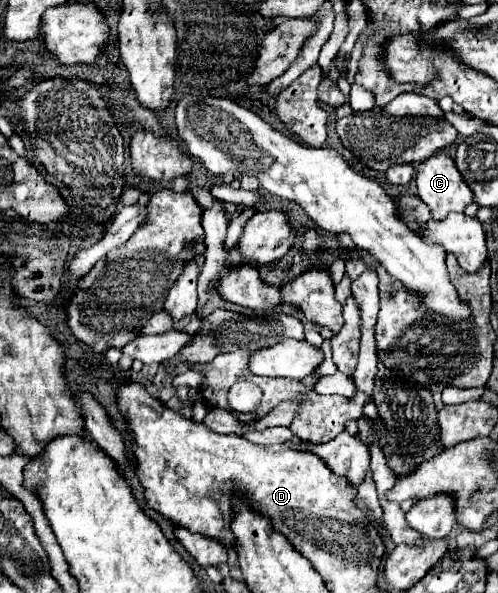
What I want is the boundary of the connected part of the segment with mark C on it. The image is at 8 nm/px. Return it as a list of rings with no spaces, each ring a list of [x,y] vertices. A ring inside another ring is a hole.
[[[436,152],[416,168],[418,196],[430,208],[436,220],[446,218],[450,212],[464,212],[472,202],[472,190],[462,180],[454,160]]]

